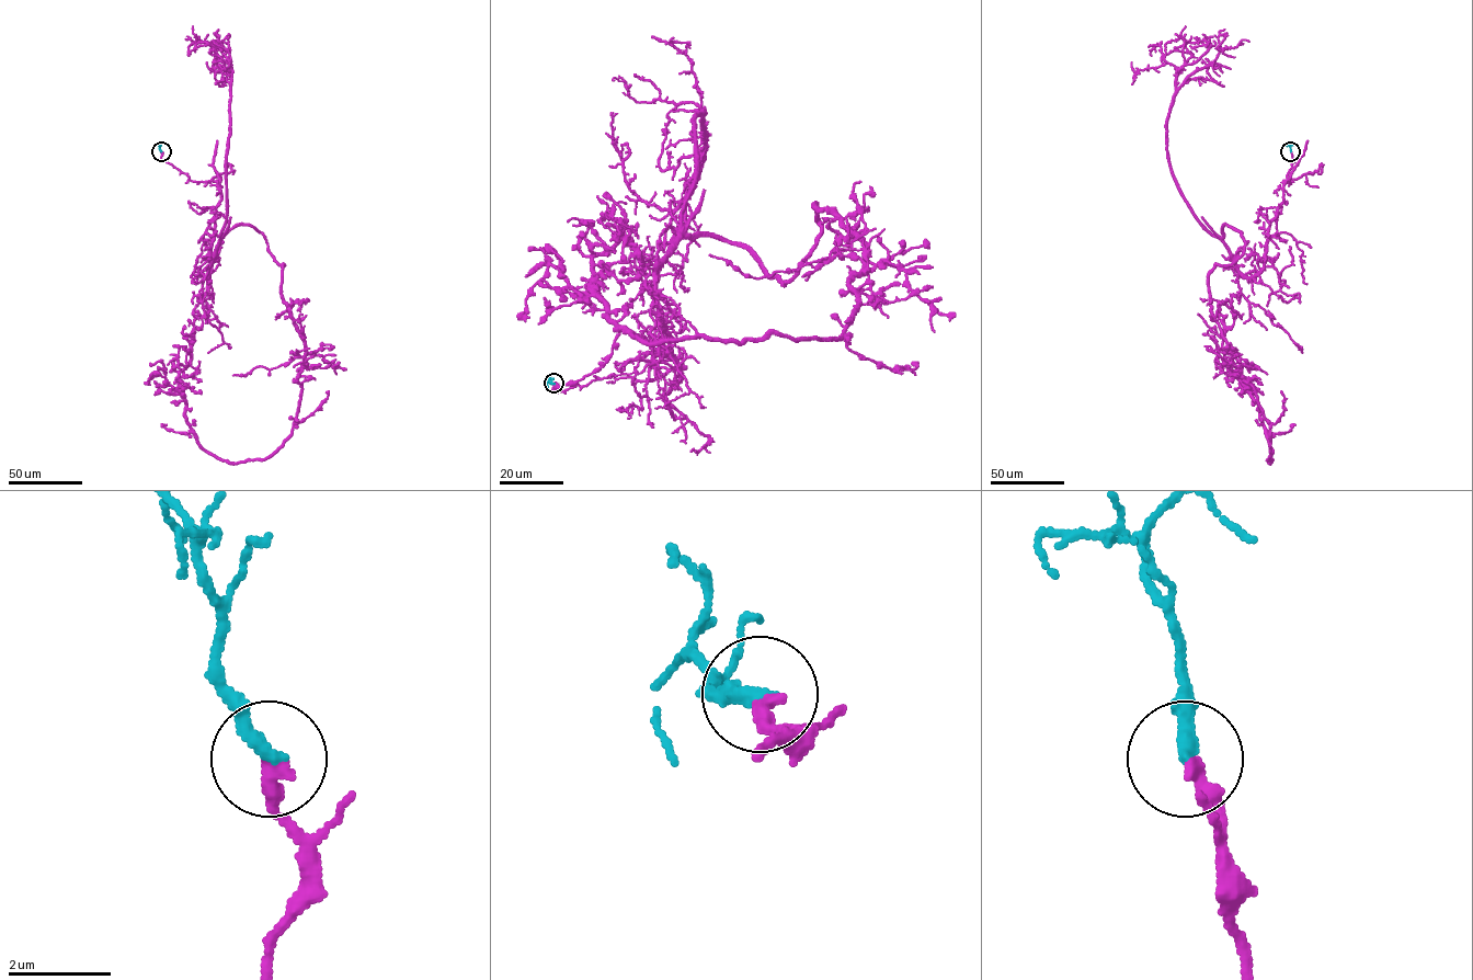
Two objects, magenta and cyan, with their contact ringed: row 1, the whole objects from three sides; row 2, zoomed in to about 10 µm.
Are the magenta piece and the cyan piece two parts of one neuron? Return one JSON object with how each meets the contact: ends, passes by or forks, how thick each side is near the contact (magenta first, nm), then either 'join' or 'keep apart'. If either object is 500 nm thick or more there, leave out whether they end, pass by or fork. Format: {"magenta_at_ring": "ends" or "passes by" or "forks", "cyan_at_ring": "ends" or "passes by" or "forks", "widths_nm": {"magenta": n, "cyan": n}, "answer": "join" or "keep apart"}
{"magenta_at_ring": "ends", "cyan_at_ring": "ends", "widths_nm": {"magenta": 320, "cyan": 320}, "answer": "join"}

